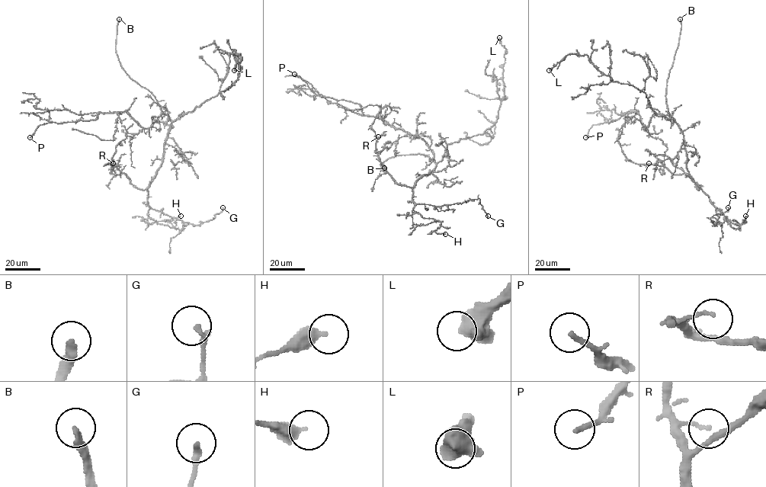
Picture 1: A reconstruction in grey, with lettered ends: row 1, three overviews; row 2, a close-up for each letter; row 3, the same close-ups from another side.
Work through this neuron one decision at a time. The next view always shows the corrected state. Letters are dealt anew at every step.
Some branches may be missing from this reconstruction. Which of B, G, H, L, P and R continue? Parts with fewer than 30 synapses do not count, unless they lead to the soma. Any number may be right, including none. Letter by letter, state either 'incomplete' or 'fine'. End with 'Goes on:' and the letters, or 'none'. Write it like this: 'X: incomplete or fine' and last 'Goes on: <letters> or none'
B: incomplete
G: fine
H: fine
L: fine
P: fine
R: fine
Goes on: B

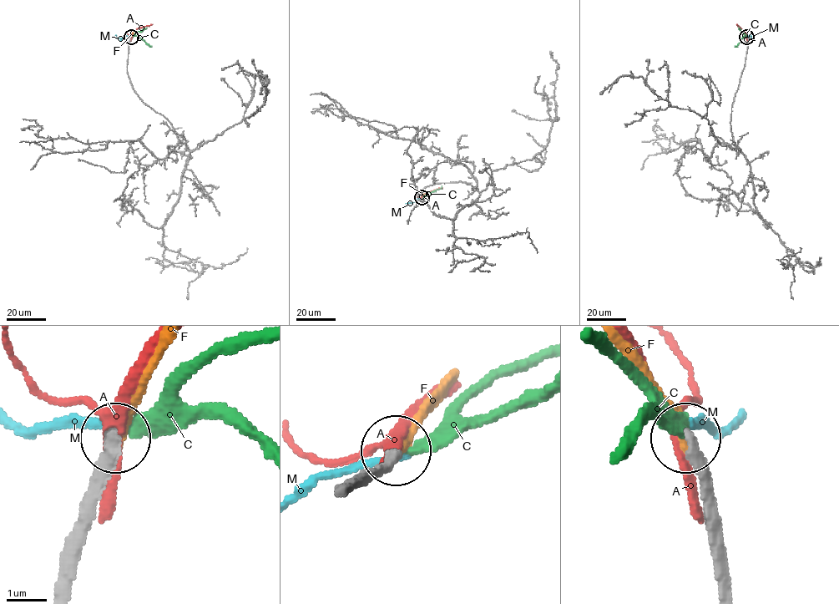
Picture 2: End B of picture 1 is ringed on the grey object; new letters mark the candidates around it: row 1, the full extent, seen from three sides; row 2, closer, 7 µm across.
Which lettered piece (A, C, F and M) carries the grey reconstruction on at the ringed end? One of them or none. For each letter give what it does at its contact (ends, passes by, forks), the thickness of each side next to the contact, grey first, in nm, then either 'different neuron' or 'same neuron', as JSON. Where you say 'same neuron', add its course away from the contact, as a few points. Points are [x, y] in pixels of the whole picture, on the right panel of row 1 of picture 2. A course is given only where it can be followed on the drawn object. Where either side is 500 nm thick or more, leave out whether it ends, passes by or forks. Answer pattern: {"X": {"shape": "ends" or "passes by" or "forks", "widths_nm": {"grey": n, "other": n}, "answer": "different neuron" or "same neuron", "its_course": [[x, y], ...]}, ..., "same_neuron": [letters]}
{"A": {"shape": "passes by", "widths_nm": {"grey": 400, "other": 280}, "answer": "different neuron"}, "C": {"shape": "ends", "widths_nm": {"grey": 280, "other": 280}, "answer": "different neuron"}, "F": {"shape": "ends", "widths_nm": {"grey": 340, "other": 320}, "answer": "same neuron"}, "M": {"shape": "ends", "widths_nm": {"grey": 280, "other": 220}, "answer": "different neuron"}, "same_neuron": ["F"]}

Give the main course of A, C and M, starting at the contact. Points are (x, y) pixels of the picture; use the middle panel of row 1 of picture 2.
A: (421, 197), (427, 193), (442, 188)
C: (422, 197), (442, 185)
M: (421, 197), (406, 203)

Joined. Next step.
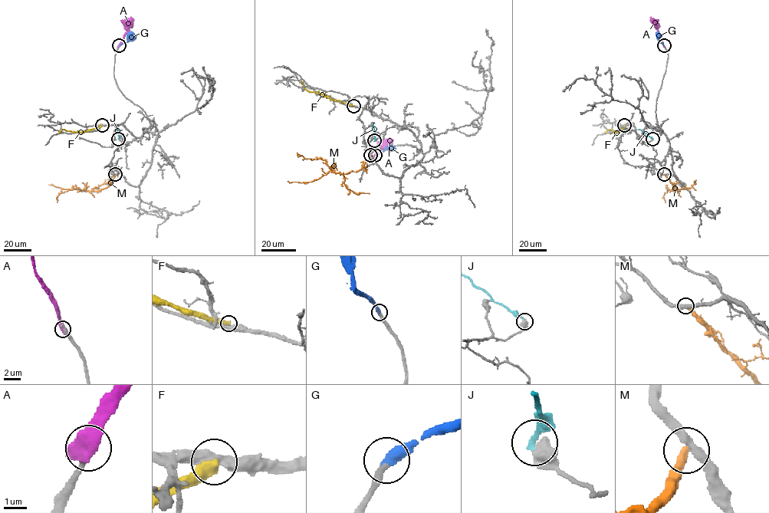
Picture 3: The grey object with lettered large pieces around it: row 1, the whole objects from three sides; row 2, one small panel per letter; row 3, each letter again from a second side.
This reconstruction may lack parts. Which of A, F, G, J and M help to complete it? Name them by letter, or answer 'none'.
G

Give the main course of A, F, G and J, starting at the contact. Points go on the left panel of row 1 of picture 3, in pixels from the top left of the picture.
A: (119, 46), (130, 16)
F: (102, 125), (80, 132), (62, 129), (58, 132)
G: (119, 45), (128, 41), (131, 31)
J: (118, 139), (118, 129)

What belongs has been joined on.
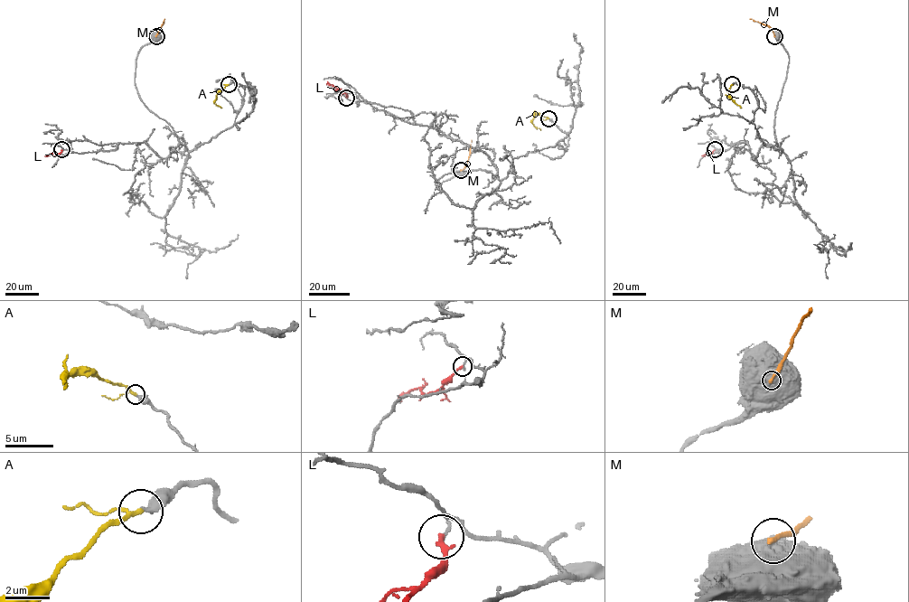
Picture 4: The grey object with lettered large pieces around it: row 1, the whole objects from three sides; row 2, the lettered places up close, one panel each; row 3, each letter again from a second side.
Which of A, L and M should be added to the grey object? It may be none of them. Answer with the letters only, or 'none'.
A

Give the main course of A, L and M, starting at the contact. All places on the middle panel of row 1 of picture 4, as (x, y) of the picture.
A: (548, 118), (534, 116), (531, 123), (540, 129)
L: (346, 98), (342, 90), (326, 83)
M: (461, 170), (467, 162), (472, 140)

